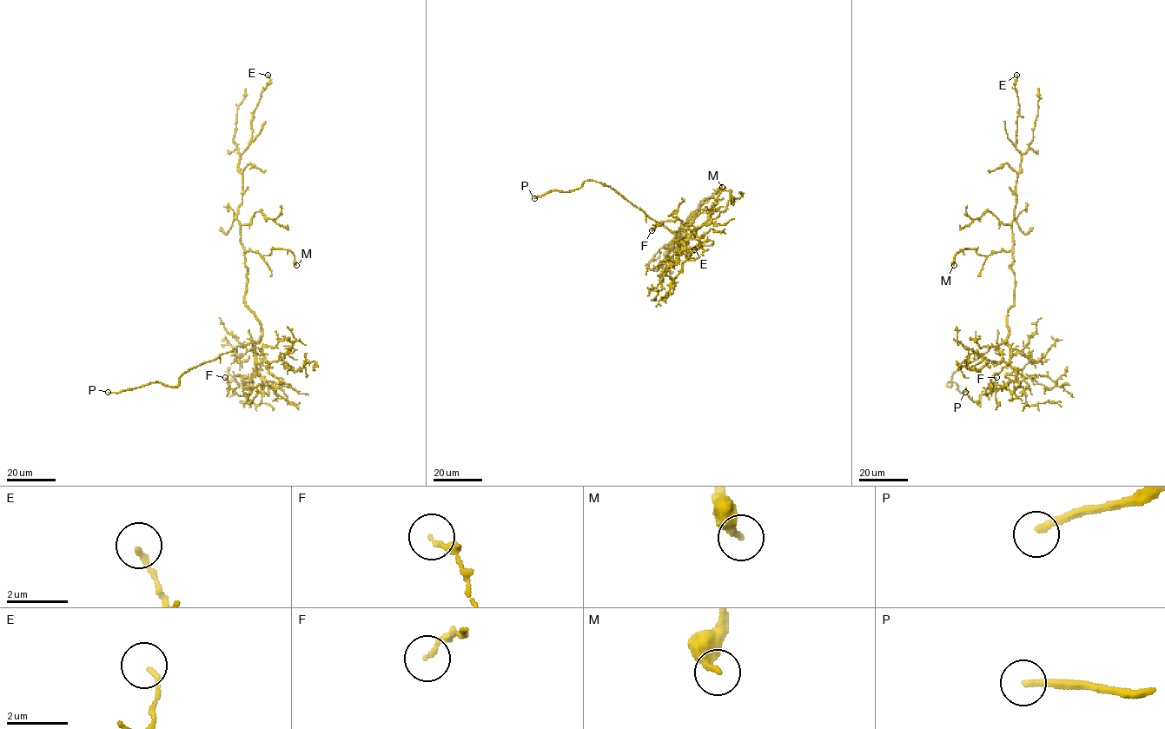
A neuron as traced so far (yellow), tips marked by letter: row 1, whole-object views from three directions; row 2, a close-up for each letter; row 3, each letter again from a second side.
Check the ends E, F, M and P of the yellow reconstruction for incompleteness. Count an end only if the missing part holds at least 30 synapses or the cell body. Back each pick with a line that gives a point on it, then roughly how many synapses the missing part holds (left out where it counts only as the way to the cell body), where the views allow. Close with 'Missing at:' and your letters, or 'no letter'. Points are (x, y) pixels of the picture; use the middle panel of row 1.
P: Place: (534, 198)
Missing at: P

